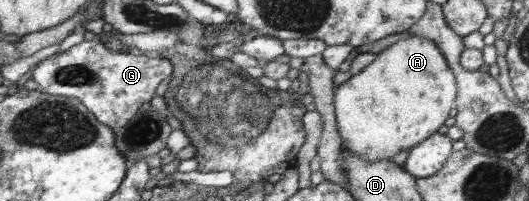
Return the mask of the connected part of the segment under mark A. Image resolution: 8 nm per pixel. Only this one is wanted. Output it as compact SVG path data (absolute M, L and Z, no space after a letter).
M411 34L389 48L379 52L375 60L358 74L336 87L334 97L335 117L343 149L361 156L366 161L391 159L397 152L411 149L434 136L439 127L447 121L455 93L458 93L458 80L450 68L445 54L433 40Z

